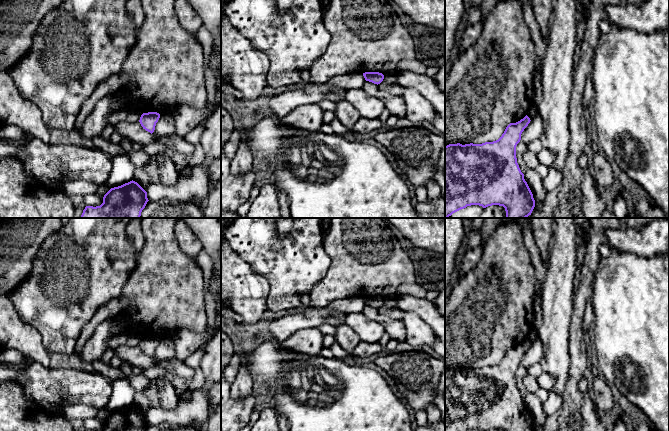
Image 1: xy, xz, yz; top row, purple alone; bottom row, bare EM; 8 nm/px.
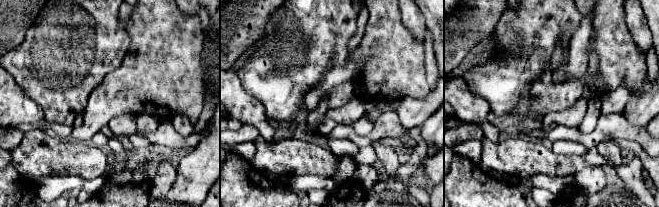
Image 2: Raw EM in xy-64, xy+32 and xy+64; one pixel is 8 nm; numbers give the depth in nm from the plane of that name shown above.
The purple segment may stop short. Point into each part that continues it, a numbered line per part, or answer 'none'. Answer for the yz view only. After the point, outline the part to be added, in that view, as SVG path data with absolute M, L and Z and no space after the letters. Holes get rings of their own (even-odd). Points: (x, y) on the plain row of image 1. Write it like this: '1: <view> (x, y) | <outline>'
none

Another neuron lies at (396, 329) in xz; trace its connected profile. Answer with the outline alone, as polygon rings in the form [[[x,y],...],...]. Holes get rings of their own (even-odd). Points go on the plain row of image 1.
[[[379,314],[376,321],[384,327],[385,333],[387,333],[391,339],[397,340],[398,342],[404,342],[406,340],[406,327],[403,320],[397,320]]]

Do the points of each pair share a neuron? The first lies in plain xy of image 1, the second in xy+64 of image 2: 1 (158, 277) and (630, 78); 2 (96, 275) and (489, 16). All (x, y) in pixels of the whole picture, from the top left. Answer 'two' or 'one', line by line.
1: one
2: two

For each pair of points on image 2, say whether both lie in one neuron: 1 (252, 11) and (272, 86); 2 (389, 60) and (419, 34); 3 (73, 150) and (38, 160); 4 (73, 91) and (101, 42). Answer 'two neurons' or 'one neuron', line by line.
1: two neurons
2: two neurons
3: one neuron
4: one neuron

